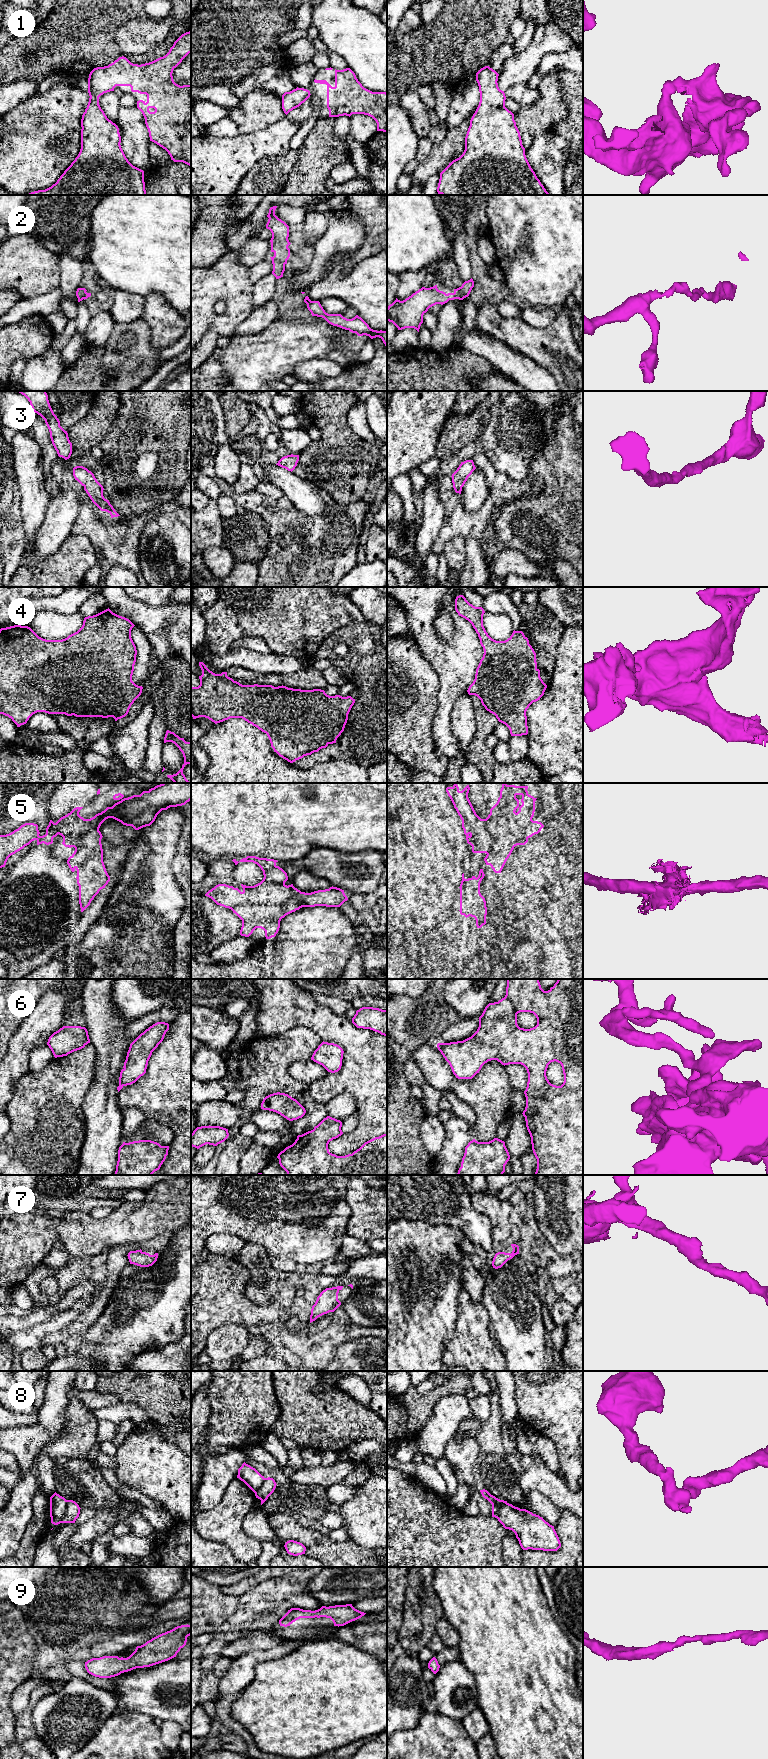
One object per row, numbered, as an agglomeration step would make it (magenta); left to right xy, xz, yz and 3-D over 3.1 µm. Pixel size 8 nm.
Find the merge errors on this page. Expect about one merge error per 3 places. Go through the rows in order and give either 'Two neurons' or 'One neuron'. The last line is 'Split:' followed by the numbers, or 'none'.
1: One neuron
2: One neuron
3: One neuron
4: One neuron
5: One neuron
6: One neuron
7: One neuron
8: Two neurons
9: One neuron
Split: 8

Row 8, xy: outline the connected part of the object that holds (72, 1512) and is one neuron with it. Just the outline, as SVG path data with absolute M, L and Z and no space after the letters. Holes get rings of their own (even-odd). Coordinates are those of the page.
M68 1500L66 1512L63 1515L61 1523L75 1523L76 1519L79 1517L80 1509L81 1508L75 1501Z

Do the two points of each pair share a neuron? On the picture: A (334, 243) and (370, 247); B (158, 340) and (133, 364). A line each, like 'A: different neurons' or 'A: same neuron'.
A: different neurons
B: different neurons

